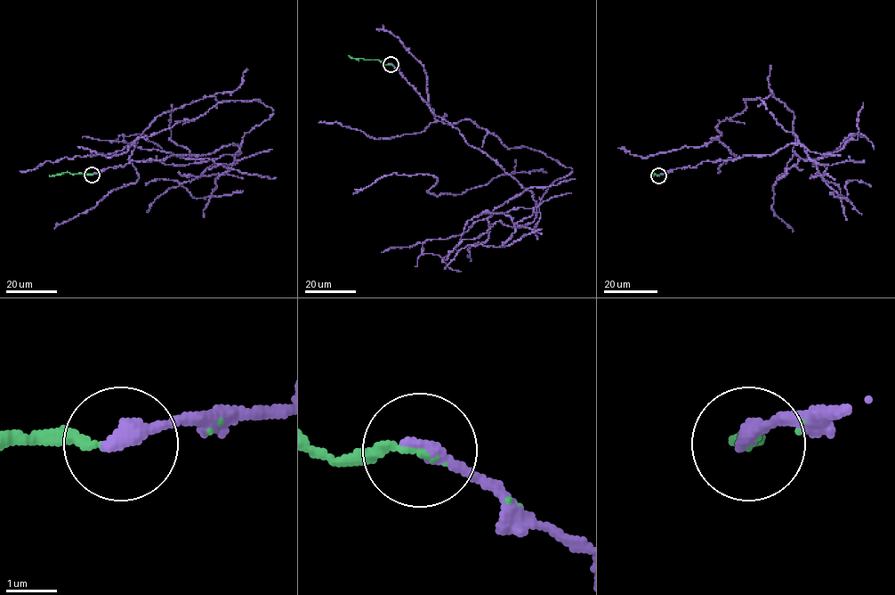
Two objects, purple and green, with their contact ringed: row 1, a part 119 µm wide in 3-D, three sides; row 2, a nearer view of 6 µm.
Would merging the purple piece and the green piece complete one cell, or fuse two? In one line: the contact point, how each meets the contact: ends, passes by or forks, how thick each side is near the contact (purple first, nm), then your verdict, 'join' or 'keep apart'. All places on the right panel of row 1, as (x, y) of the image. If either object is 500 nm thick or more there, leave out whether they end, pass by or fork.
place (658, 175); purple ends; green ends; calibres 360 and 150 nm; join

